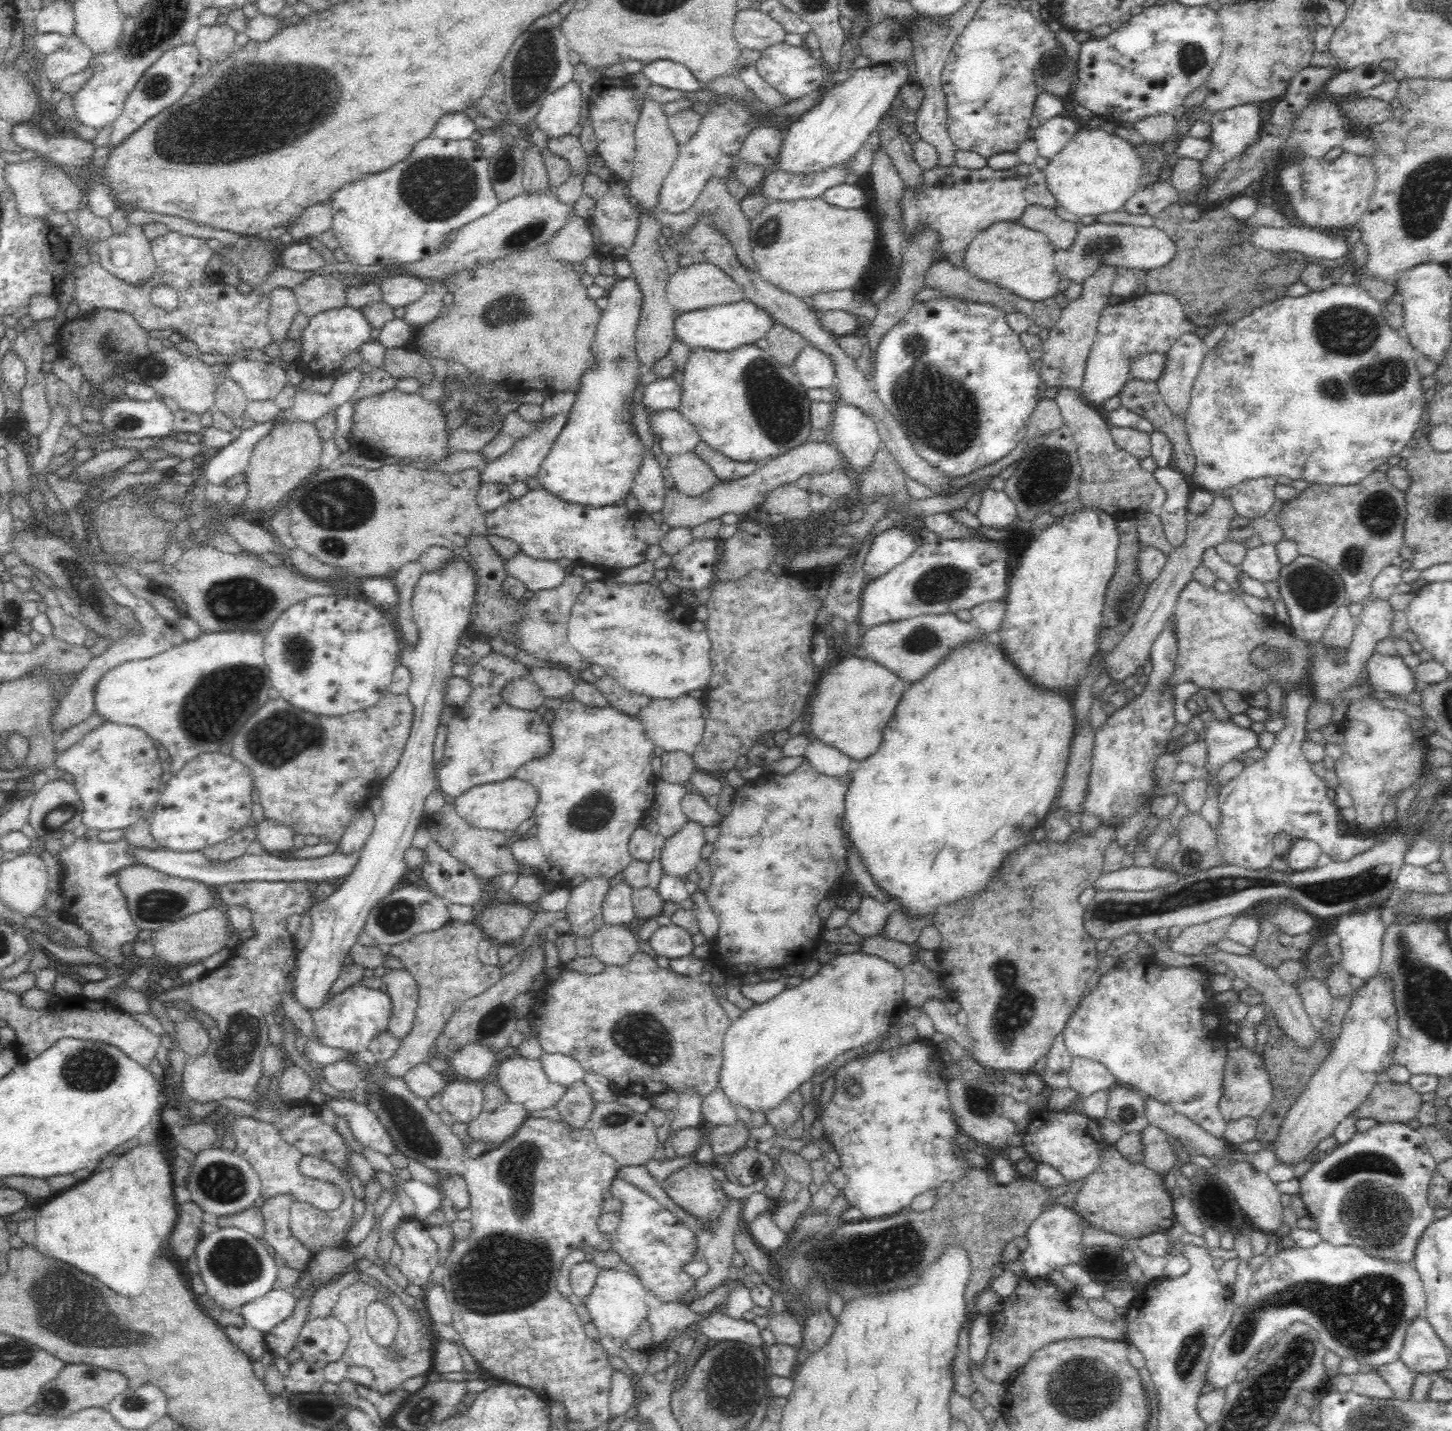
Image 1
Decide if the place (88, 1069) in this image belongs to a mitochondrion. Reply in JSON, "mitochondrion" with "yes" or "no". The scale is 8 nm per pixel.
{"mitochondrion":"yes"}

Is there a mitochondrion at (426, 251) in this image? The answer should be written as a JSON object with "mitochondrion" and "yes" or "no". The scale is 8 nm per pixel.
{"mitochondrion":"no"}

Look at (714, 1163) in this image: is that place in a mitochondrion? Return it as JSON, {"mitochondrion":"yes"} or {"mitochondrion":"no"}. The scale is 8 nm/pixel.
{"mitochondrion":"no"}

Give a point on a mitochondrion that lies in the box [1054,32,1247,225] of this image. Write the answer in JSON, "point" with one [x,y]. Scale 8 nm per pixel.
{"point":[1192,58]}

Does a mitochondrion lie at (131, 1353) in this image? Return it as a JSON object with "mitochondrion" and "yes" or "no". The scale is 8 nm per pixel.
{"mitochondrion":"no"}

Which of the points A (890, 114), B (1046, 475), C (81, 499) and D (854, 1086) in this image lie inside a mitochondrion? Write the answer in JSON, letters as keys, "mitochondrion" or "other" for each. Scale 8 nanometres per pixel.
{"A":"other","B":"mitochondrion","C":"other","D":"mitochondrion"}

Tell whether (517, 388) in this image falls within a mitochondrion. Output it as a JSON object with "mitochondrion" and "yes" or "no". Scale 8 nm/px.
{"mitochondrion":"no"}

